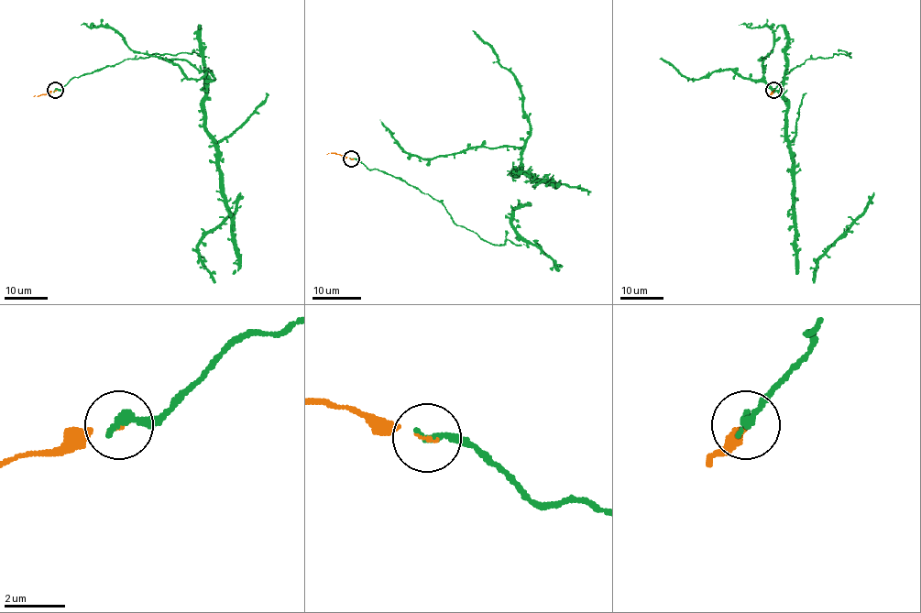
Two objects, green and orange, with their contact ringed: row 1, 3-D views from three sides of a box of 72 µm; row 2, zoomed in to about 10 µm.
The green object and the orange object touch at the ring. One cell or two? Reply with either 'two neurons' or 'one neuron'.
one neuron

